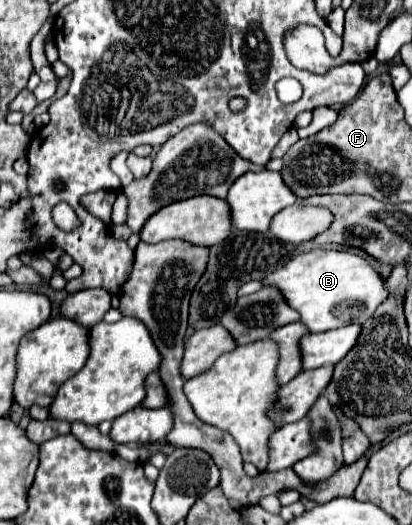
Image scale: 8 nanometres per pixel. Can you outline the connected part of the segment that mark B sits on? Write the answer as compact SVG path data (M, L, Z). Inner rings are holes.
M314 249L296 255L286 265L270 273L264 281L282 291L286 301L300 313L302 323L312 333L338 329L350 323L364 323L388 297L386 277L382 277L368 261L350 251Z

